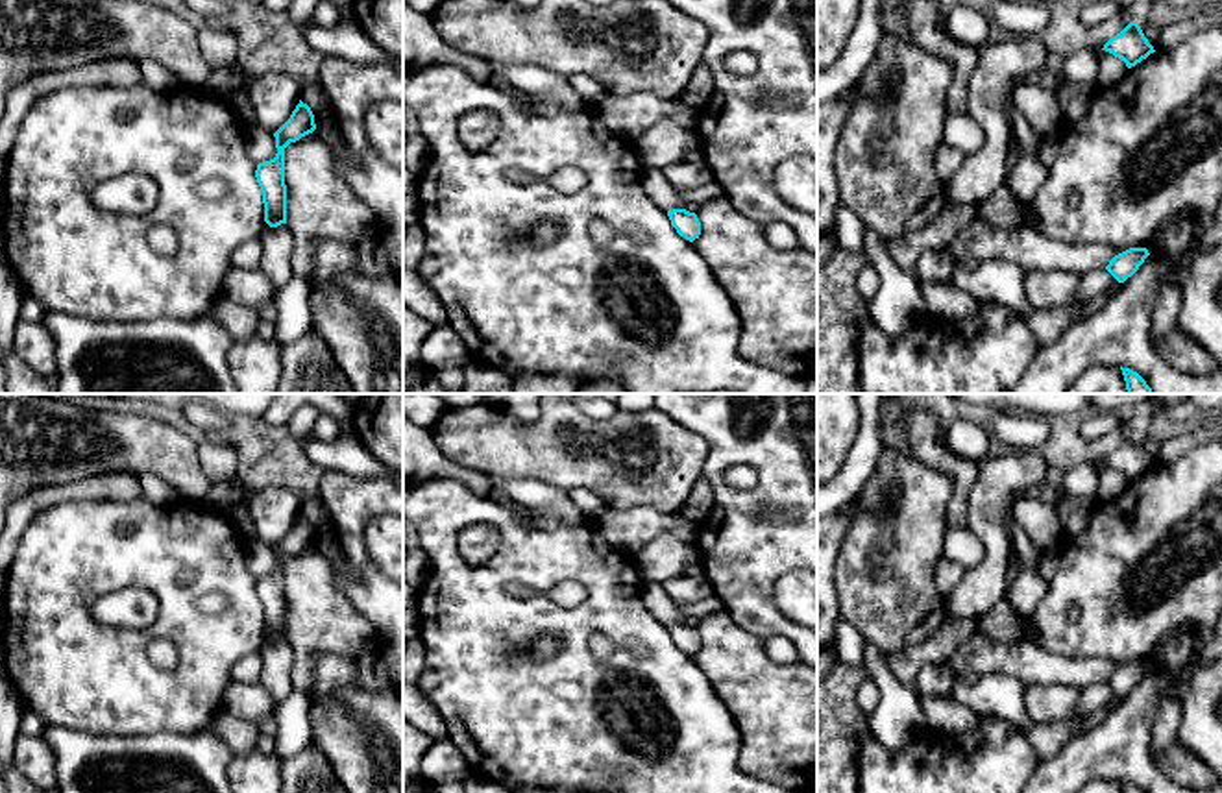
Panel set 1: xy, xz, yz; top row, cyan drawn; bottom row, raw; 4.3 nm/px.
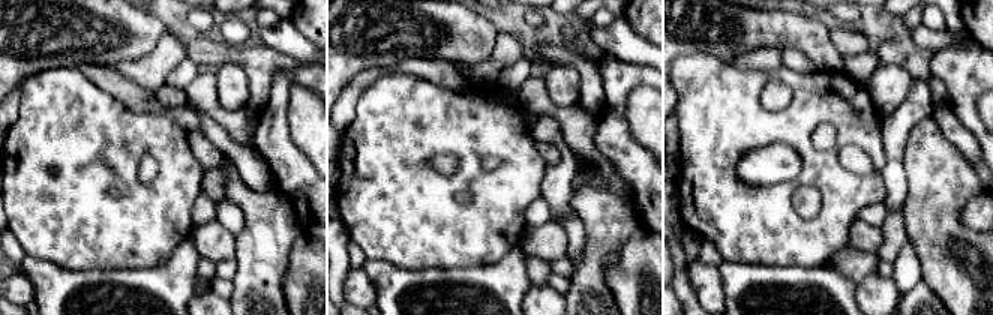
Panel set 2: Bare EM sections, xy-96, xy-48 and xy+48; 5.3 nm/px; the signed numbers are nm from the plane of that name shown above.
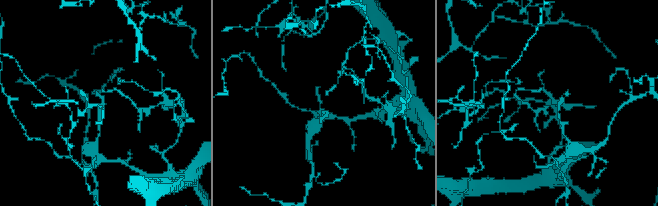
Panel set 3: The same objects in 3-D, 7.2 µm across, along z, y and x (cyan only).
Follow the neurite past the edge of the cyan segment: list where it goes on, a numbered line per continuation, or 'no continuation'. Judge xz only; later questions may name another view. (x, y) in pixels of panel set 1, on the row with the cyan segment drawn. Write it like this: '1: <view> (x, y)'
1: xz (655, 183)

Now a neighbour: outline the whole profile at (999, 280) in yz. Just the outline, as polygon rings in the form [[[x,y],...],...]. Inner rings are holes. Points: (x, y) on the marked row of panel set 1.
[[[1006,259],[963,261],[954,266],[952,283],[982,299],[1008,305],[1020,316],[1035,312],[1028,301],[1026,270]]]

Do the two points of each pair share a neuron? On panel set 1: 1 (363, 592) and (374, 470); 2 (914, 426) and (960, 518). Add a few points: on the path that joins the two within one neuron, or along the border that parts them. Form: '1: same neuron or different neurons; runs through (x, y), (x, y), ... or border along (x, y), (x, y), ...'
1: different neurons; border along (331, 470), (383, 479)
2: same neuron; runs through (932, 448), (960, 475), (960, 496)

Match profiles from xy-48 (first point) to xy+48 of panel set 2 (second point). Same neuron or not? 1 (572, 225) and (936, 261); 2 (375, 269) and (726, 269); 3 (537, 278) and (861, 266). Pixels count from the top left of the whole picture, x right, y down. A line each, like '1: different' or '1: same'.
1: different
2: same
3: same

